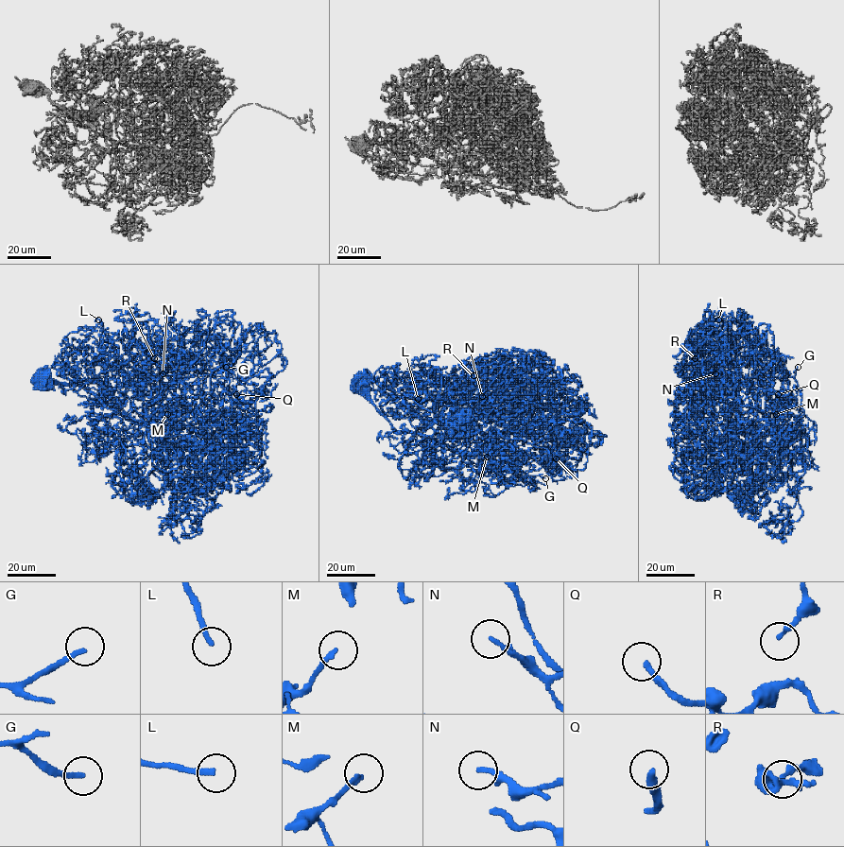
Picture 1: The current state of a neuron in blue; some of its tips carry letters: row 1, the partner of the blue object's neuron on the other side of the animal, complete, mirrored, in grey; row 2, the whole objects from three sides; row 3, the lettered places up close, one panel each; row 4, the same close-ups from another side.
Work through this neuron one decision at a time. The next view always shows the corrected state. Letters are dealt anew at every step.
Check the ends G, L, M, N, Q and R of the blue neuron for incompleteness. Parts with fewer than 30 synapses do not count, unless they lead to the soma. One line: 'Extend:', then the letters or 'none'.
Extend: G, L, Q

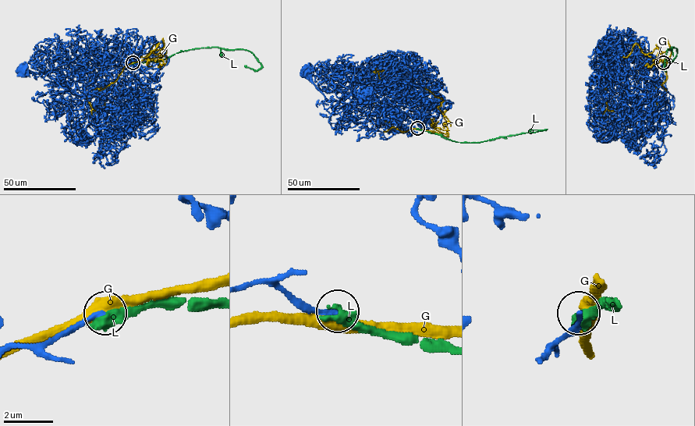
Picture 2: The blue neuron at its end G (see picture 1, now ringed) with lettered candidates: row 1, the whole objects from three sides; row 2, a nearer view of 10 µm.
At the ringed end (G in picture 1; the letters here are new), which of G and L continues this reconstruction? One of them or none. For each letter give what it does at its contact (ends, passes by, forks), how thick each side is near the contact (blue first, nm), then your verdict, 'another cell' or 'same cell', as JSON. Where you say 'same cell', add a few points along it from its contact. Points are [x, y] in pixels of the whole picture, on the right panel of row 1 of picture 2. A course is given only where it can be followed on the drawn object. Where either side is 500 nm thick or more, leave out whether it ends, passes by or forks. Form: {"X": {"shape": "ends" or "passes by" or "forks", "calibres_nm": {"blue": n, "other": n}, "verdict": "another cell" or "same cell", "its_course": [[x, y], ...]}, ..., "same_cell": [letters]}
{"G": {"shape": "passes by", "calibres_nm": {"blue": 280, "other": 460}, "verdict": "another cell"}, "L": {"calibres_nm": {"blue": 240, "other": 550}, "verdict": "another cell"}, "same_cell": []}

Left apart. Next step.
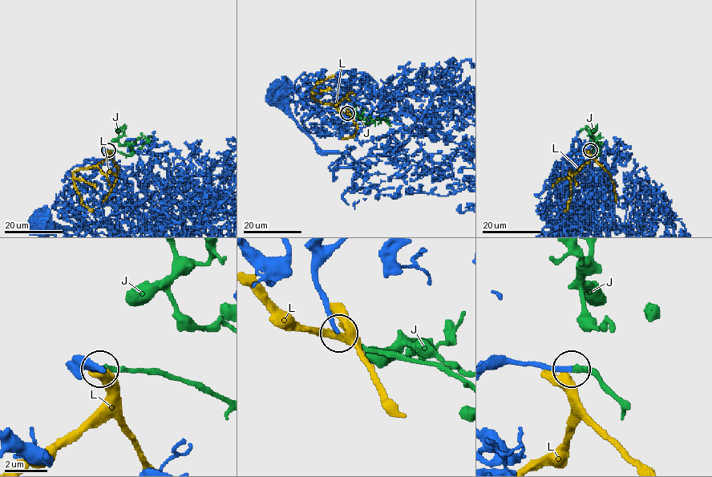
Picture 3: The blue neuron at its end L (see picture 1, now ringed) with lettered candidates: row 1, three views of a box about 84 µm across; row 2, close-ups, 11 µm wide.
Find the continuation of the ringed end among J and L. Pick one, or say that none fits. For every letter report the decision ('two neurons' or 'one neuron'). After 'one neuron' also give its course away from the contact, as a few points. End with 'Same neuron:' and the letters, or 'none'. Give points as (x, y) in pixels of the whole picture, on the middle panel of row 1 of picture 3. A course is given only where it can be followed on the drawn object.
J: one neuron
L: two neurons
Same neuron: J

